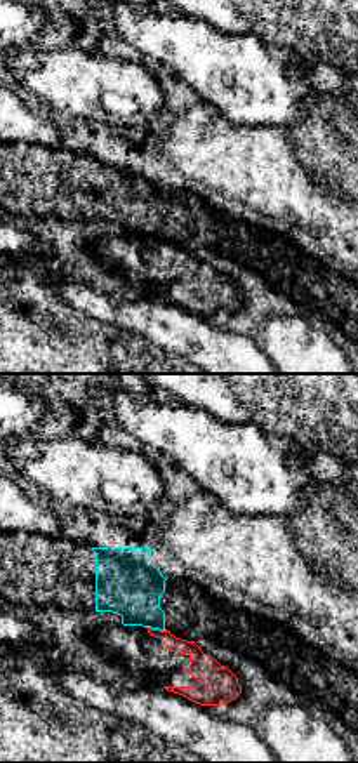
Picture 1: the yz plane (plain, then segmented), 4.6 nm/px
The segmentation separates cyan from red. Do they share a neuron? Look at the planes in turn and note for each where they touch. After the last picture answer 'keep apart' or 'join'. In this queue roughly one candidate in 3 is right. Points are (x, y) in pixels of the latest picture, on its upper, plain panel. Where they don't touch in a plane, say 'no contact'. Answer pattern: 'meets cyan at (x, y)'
meets cyan at (157, 238)

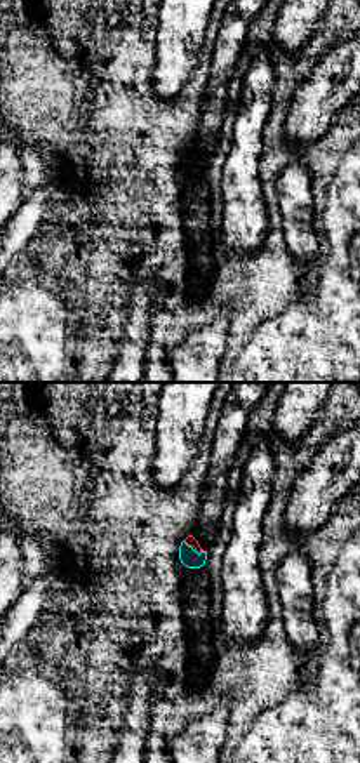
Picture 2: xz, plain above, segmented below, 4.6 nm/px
meets cyan at (193, 160)

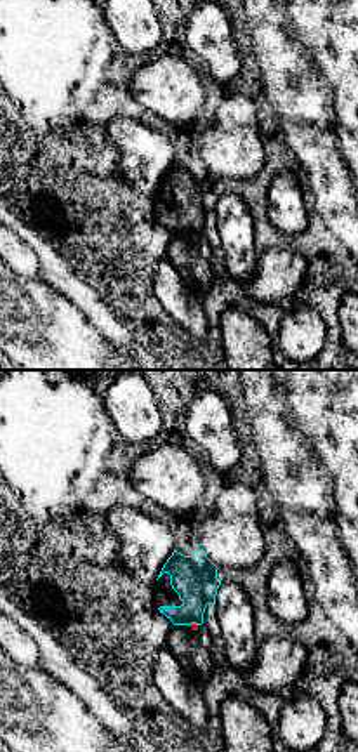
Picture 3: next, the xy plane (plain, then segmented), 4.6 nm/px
meets cyan at (193, 233)

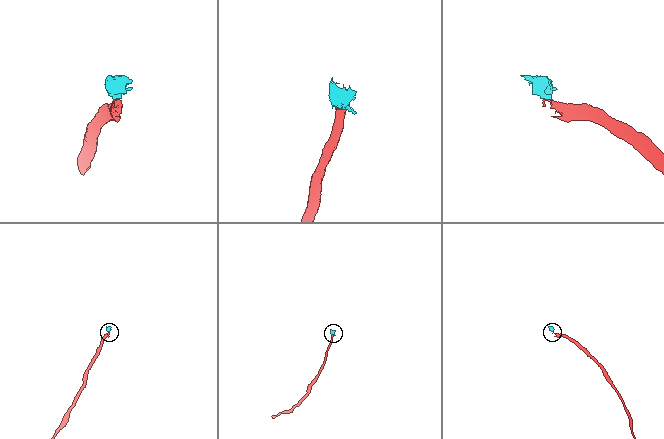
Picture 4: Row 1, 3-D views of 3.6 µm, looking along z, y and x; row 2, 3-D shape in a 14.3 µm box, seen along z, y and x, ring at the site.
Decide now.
keep apart

